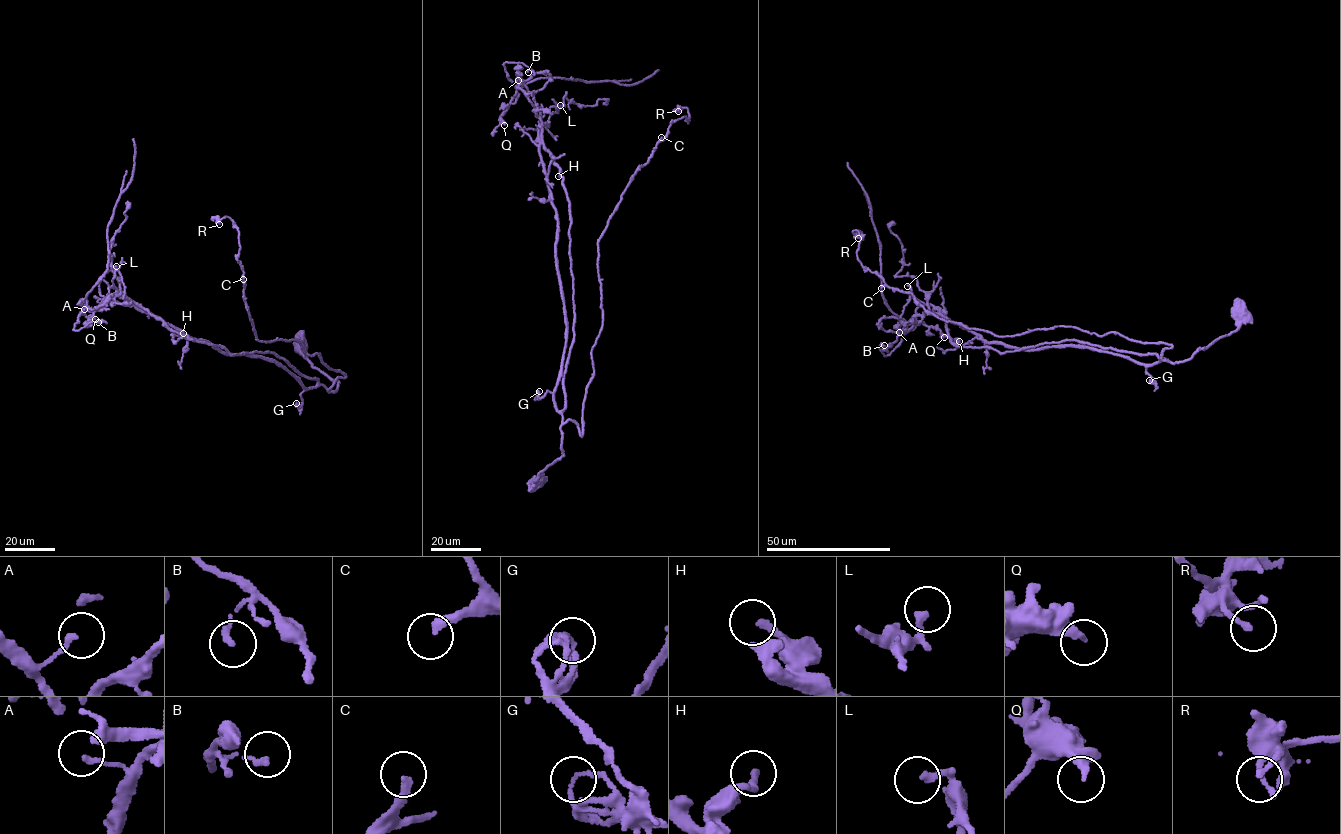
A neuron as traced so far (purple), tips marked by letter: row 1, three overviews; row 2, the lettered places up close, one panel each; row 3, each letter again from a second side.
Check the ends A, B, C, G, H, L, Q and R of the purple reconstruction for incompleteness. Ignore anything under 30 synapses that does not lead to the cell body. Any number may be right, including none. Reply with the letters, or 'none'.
C

